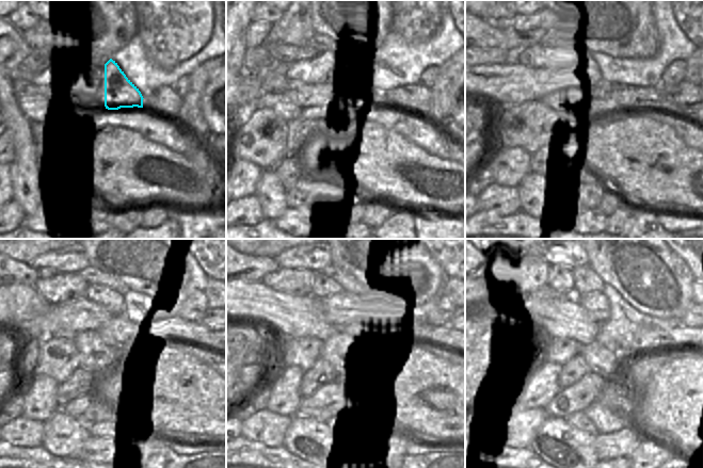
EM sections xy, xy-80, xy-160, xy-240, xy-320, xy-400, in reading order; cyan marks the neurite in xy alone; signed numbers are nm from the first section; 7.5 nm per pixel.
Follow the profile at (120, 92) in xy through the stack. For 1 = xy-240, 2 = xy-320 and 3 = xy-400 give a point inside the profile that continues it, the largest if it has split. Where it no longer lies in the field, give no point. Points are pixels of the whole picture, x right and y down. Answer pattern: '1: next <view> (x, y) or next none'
1: next xy-240 (106, 296)
2: next xy-320 (351, 302)
3: next xy-400 (594, 301)

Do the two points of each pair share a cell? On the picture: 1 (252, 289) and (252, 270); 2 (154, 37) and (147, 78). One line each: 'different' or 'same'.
1: different
2: different

